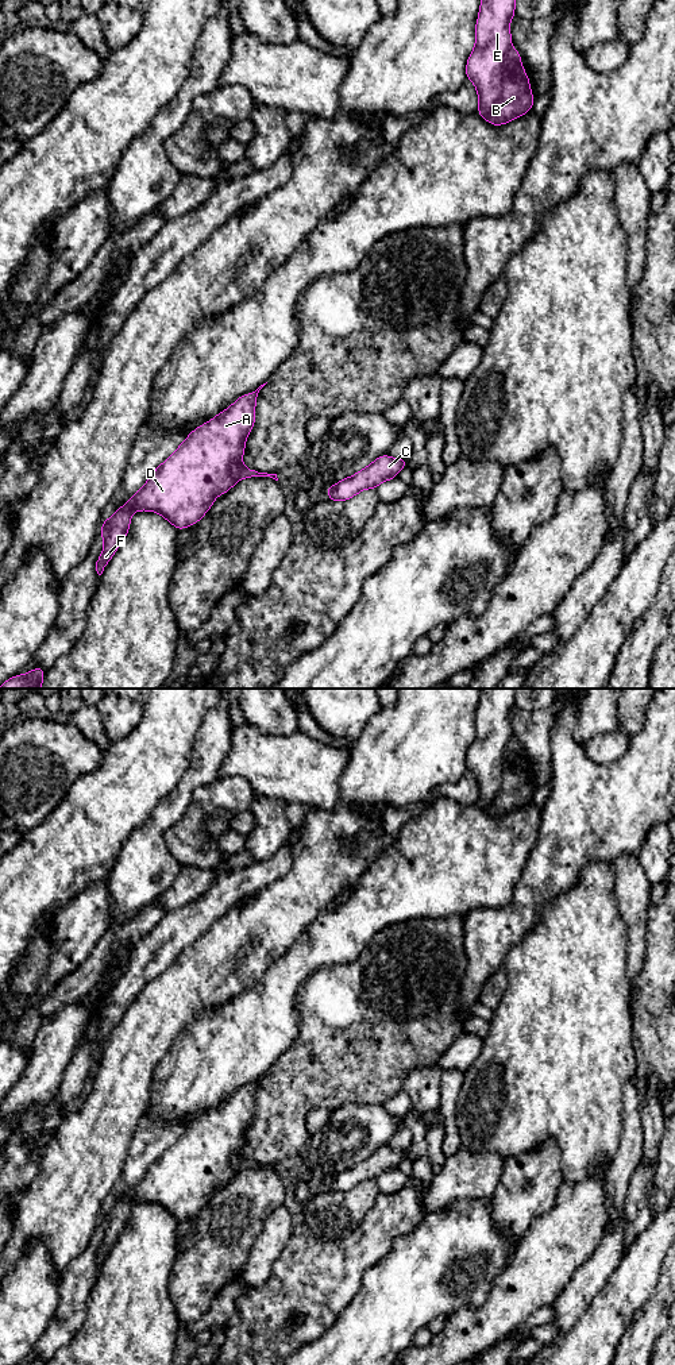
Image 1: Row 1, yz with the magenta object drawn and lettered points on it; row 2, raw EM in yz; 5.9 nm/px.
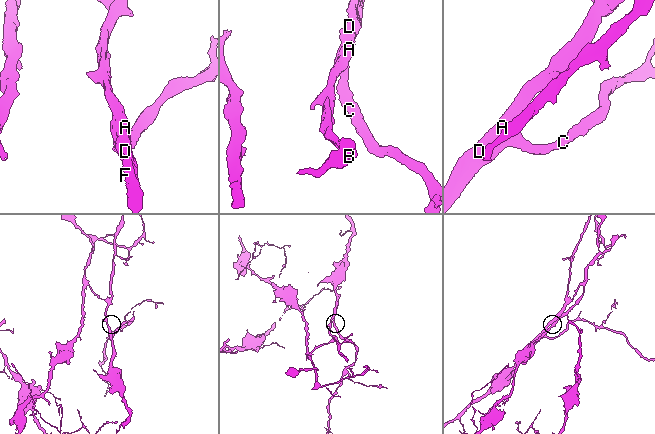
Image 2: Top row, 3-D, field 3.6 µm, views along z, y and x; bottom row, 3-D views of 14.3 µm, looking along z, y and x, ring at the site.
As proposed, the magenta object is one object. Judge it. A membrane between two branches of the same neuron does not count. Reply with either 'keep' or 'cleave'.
cleave

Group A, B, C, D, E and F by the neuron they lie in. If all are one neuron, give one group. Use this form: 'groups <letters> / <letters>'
groups A C D E F / B

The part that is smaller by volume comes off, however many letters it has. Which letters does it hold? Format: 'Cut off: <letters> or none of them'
Cut off: B

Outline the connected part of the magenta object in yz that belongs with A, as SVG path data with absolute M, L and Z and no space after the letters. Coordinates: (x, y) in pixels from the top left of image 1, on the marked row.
M266 383L261 385L255 392L248 393L238 398L227 410L220 412L215 419L211 419L207 424L200 425L192 433L188 435L186 440L169 456L147 479L146 485L134 494L124 506L117 509L113 516L104 520L100 535L104 537L104 550L96 562L96 571L99 575L103 574L104 567L109 559L115 555L120 541L127 536L131 514L134 510L151 510L163 516L170 521L178 531L193 525L201 520L208 509L215 502L219 494L227 493L239 479L254 478L254 477L270 477L278 481L277 474L258 473L248 470L242 464L242 456L244 455L244 444L248 433L251 432L255 423L255 401L259 390Z

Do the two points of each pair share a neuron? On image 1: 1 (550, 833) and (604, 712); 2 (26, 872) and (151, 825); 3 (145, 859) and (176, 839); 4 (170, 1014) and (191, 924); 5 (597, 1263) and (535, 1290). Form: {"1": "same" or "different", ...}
{"1": "different", "2": "different", "3": "different", "4": "different", "5": "different"}

